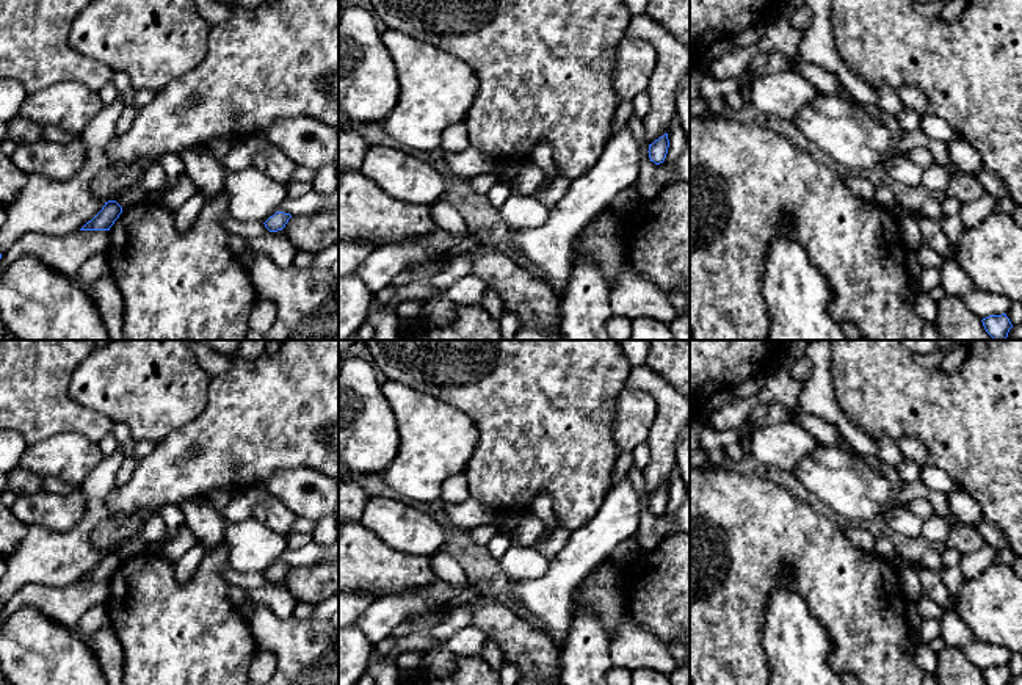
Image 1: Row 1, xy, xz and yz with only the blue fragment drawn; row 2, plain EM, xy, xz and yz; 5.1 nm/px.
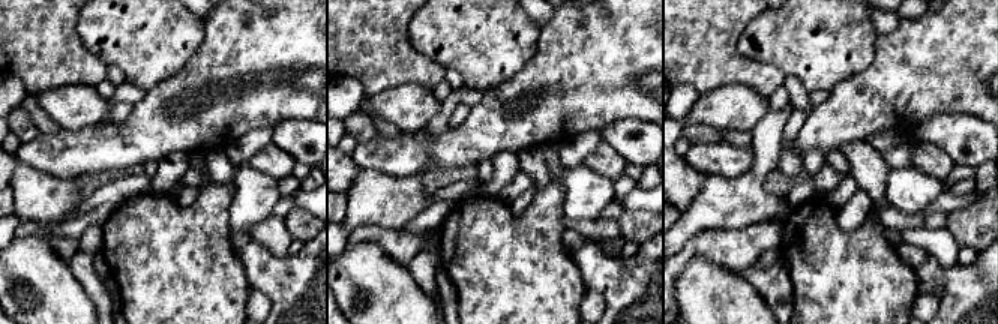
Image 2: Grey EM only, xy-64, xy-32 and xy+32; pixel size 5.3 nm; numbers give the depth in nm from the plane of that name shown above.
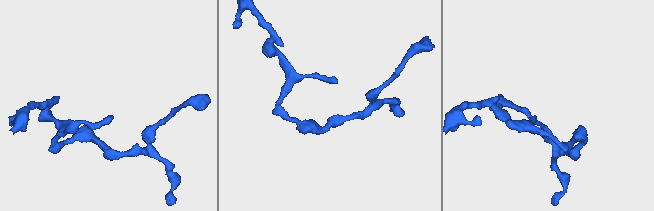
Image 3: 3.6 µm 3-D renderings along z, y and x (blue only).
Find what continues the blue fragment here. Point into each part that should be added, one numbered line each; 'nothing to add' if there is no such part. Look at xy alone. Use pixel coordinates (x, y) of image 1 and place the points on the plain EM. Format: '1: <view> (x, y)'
nothing to add

